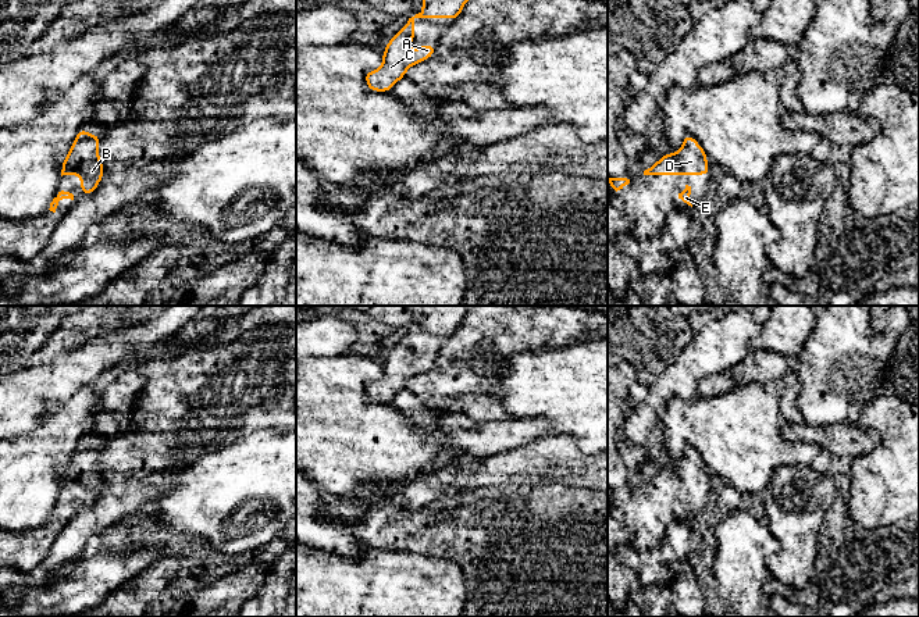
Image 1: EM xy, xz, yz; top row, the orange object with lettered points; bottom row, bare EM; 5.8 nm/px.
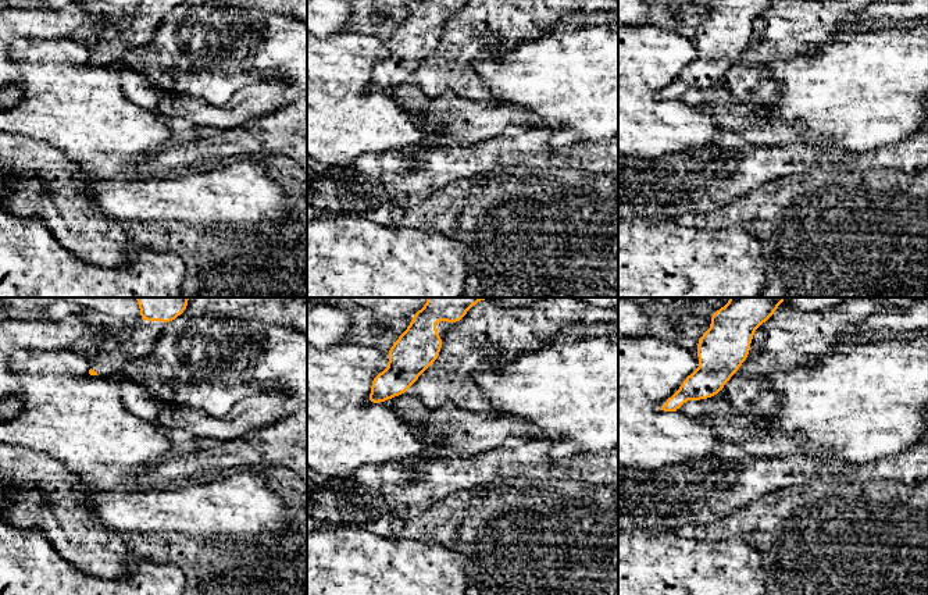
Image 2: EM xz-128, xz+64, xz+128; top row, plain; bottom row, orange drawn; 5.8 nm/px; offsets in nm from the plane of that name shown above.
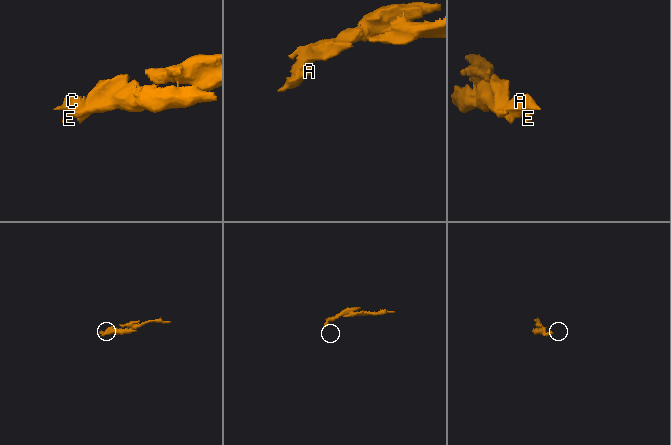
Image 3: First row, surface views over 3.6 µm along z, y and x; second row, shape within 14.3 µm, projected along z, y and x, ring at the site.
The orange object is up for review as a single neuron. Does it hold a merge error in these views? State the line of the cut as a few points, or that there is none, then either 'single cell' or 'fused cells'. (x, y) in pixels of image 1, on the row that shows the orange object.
no cut | single cell

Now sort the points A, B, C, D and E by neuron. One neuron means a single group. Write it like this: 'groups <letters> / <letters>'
groups A B C D E

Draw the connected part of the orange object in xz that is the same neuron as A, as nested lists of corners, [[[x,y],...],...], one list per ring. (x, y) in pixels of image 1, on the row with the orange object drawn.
[[[423,0],[423,10],[409,18],[405,26],[393,35],[382,51],[382,64],[375,71],[367,71],[366,83],[371,92],[389,92],[393,85],[405,78],[406,71],[418,63],[432,57],[434,44],[421,44],[417,50],[407,47],[414,39],[416,18],[449,18],[457,19],[469,0]]]

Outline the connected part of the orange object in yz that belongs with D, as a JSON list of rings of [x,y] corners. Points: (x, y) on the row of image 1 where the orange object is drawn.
[[[685,133],[677,153],[666,153],[644,175],[710,175],[708,156],[701,145]]]

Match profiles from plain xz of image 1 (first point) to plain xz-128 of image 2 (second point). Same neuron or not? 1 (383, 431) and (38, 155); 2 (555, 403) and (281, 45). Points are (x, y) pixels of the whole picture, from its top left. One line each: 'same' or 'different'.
1: different
2: same

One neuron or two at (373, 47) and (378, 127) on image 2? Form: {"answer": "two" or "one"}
{"answer": "one"}

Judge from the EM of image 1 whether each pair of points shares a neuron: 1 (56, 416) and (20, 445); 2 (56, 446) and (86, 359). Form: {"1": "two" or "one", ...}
{"1": "one", "2": "two"}

